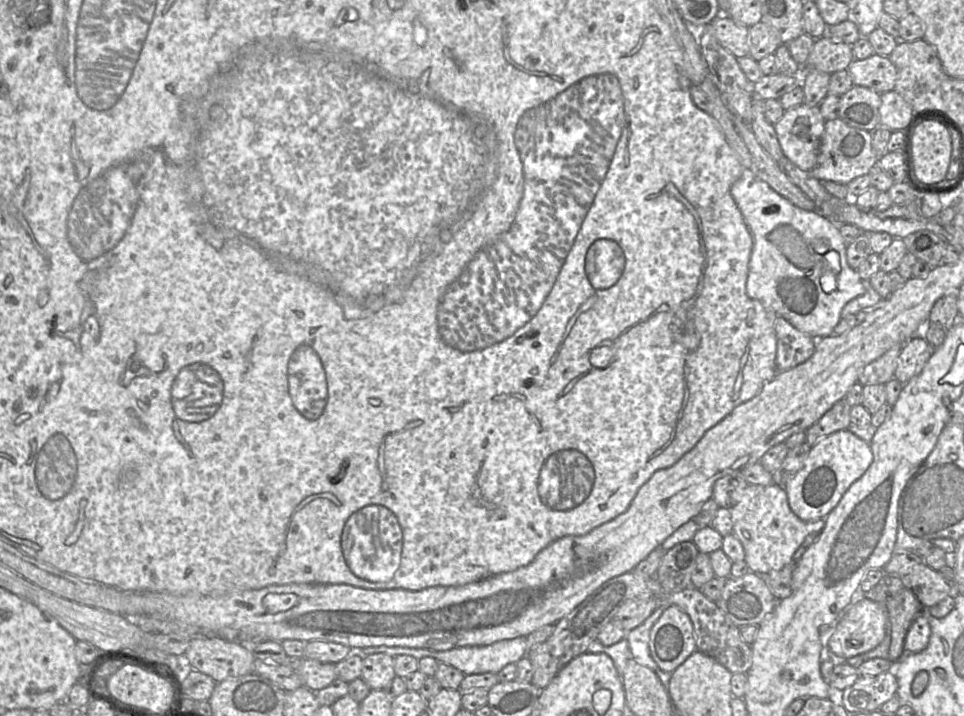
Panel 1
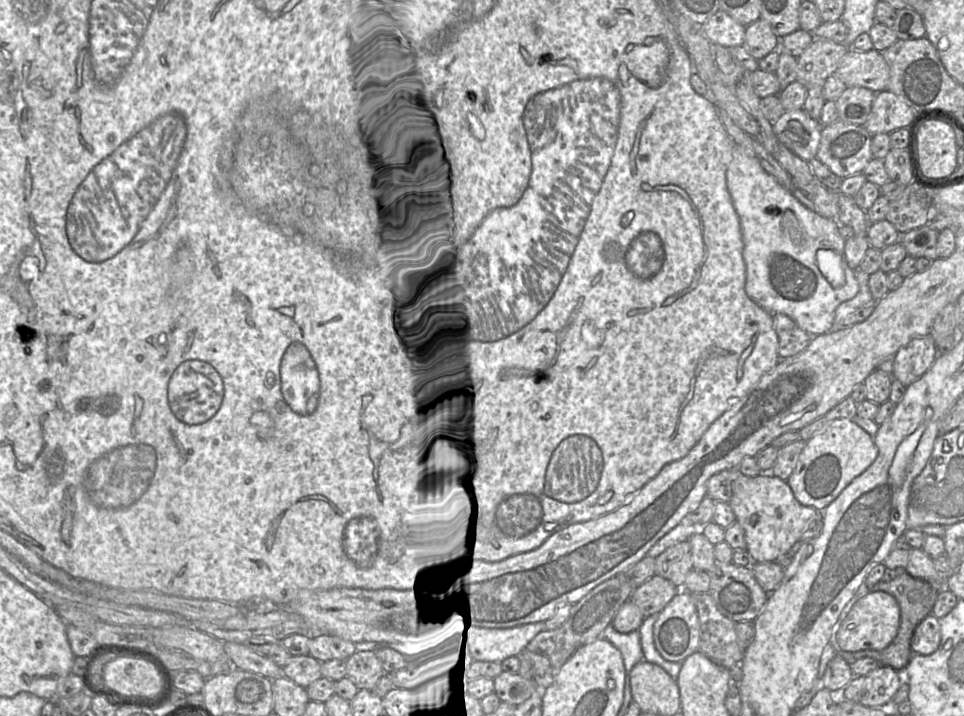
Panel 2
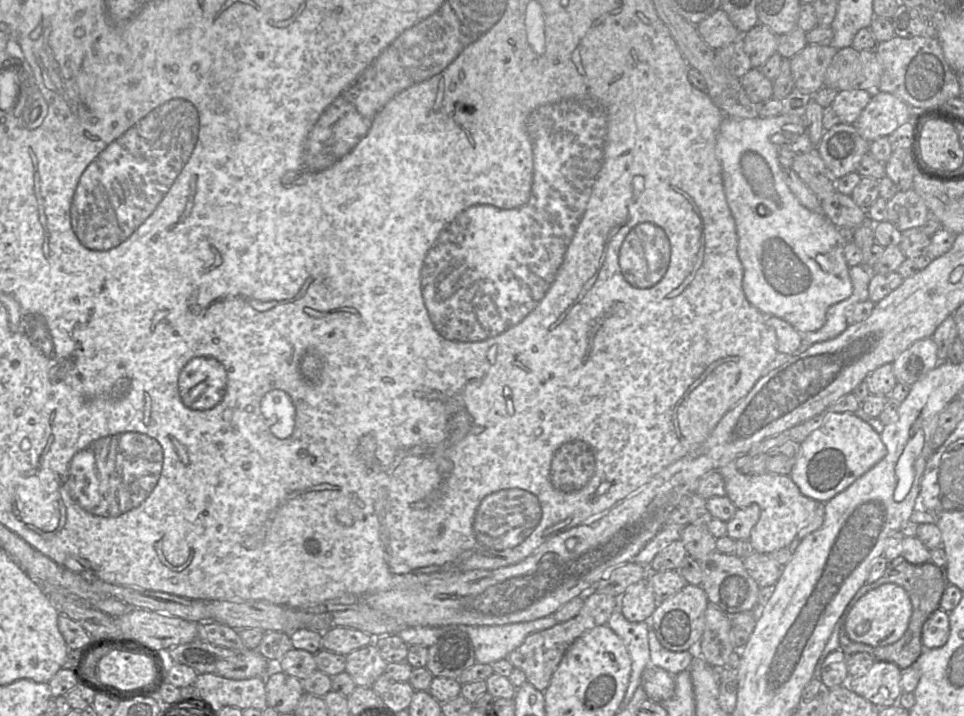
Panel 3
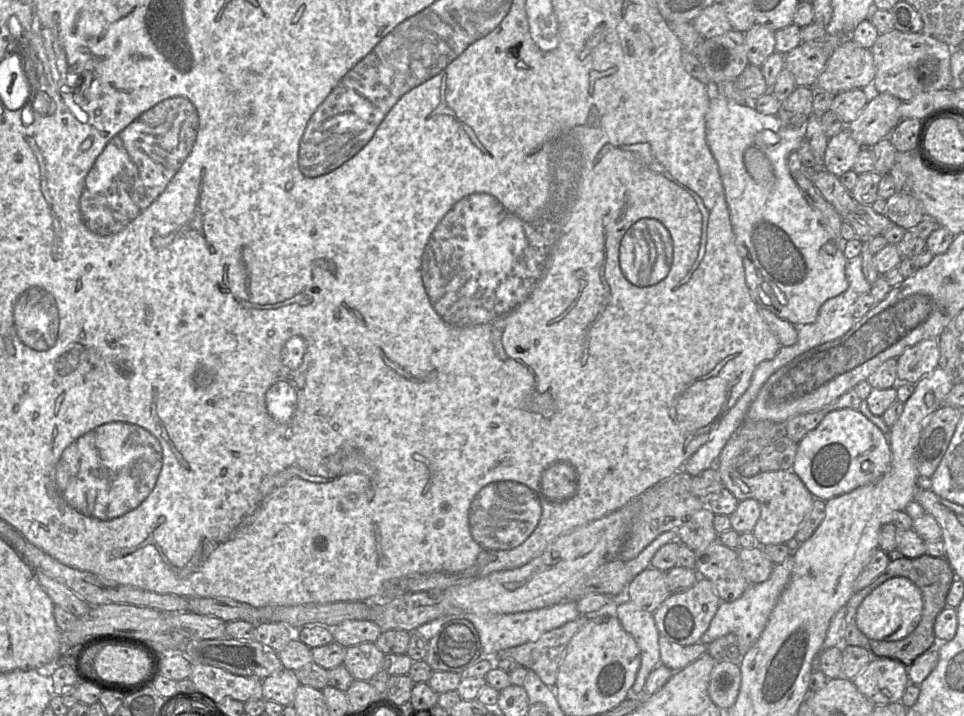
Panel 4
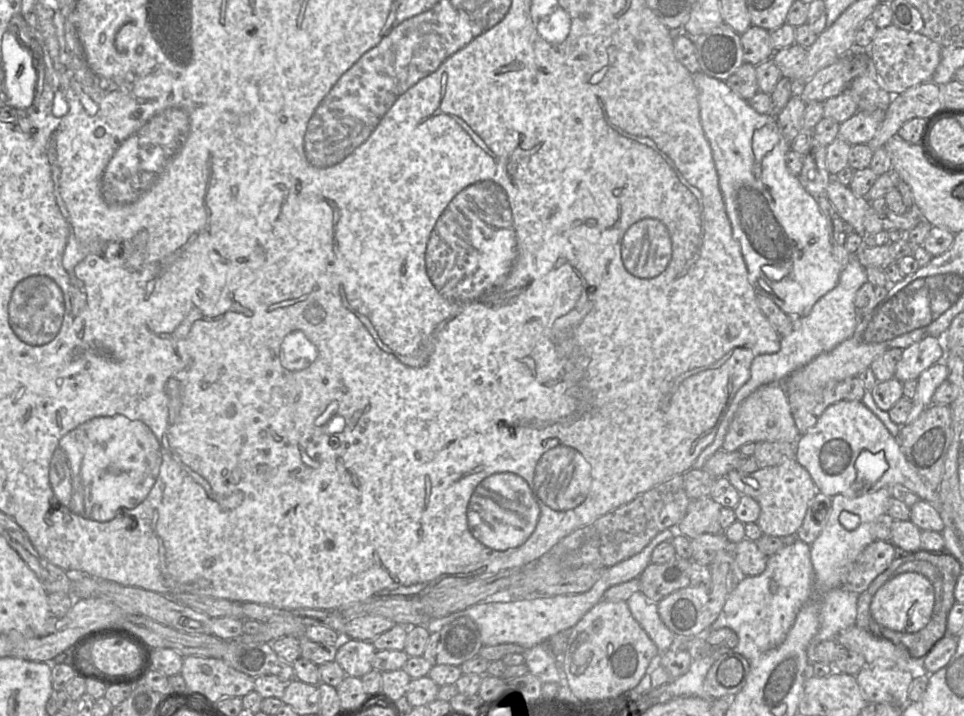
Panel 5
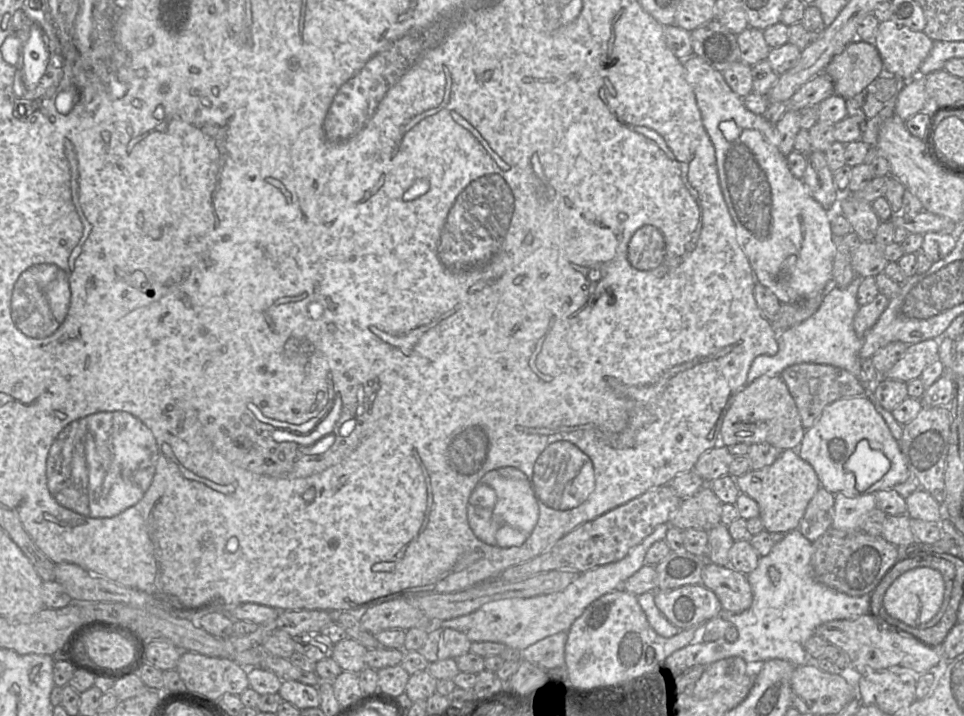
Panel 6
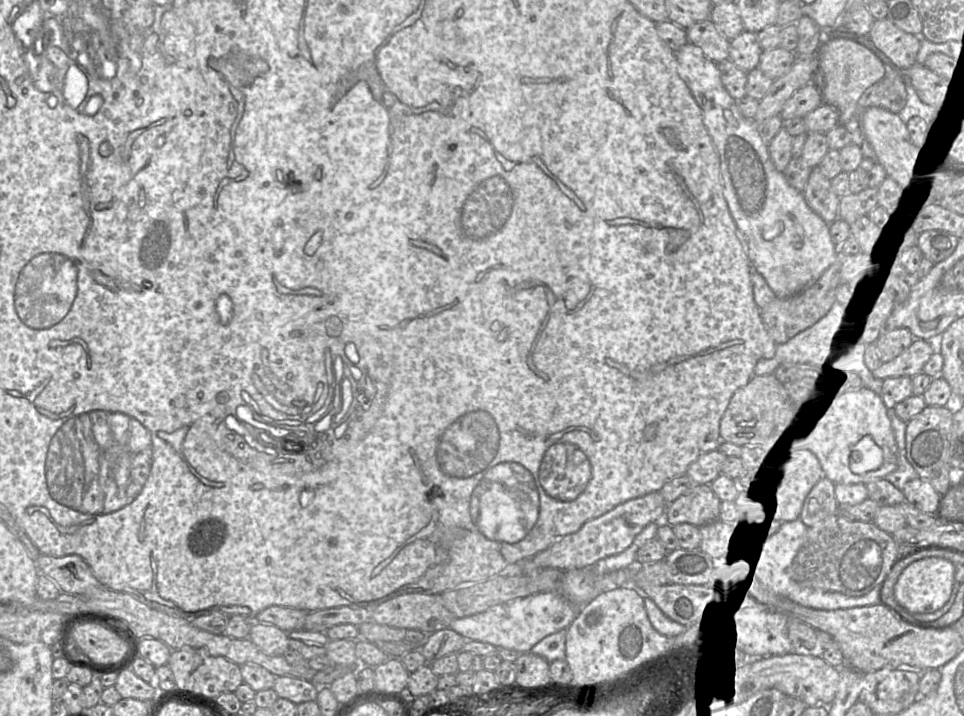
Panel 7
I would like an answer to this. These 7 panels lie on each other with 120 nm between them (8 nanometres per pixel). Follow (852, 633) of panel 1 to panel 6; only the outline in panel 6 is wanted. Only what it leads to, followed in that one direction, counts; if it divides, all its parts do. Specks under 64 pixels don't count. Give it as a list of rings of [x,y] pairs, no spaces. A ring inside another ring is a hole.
[[[911,567],[886,590],[883,607],[891,617],[917,628],[936,615],[942,605],[944,592],[945,582],[939,571],[928,567]]]

